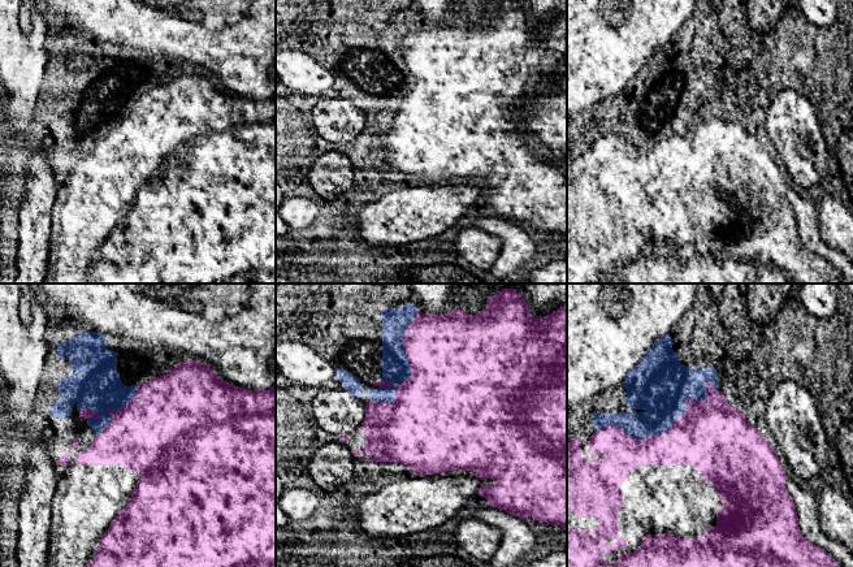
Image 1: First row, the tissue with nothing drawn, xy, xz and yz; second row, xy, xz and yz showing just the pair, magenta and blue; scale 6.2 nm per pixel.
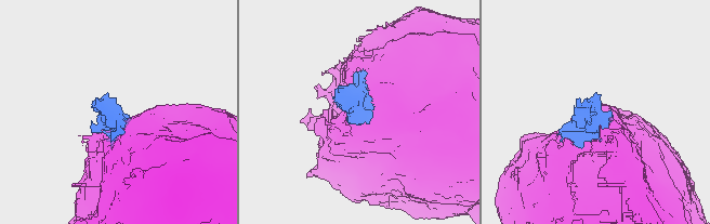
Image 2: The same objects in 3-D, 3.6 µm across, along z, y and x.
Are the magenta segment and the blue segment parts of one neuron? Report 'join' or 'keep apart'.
keep apart

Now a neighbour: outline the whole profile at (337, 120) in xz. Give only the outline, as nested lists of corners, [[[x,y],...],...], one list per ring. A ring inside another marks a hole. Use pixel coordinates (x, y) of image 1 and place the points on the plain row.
[[[321,96],[312,111],[312,121],[320,137],[345,146],[364,130],[365,112],[345,98]]]

